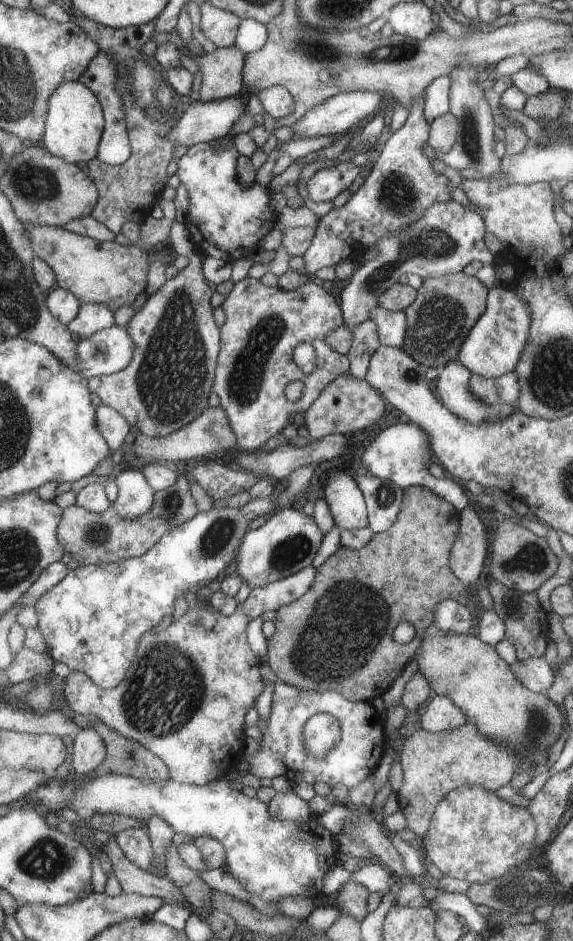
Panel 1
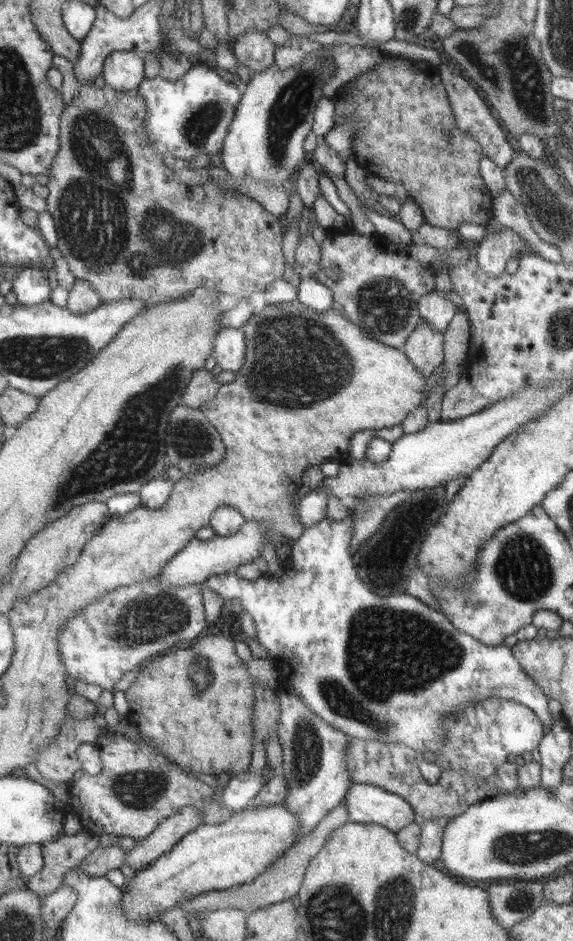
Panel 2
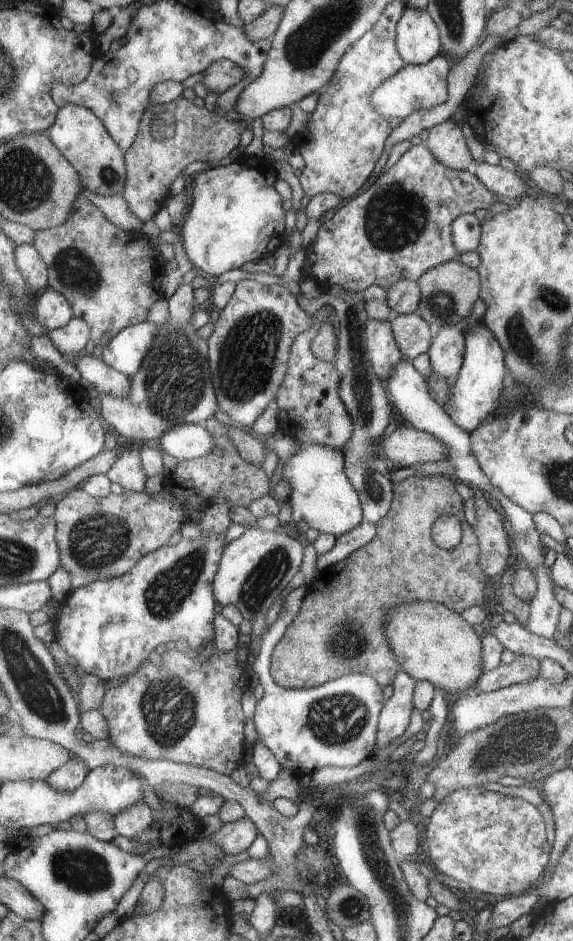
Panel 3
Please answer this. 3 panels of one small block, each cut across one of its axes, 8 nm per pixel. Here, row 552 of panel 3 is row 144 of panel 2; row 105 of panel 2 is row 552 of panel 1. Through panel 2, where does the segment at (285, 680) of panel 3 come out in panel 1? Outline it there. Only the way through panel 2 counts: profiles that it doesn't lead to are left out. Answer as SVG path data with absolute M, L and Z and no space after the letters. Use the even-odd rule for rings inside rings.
M412 486L404 489L404 500L401 504L400 516L394 521L388 530L381 533L375 533L372 540L363 546L360 550L348 549L340 547L324 564L316 567L317 574L314 584L310 586L310 590L303 594L296 602L283 606L277 610L277 617L274 620L277 627L276 633L272 638L268 639L268 664L277 676L277 681L289 683L298 687L300 690L310 690L318 692L340 692L346 698L358 701L369 701L382 694L390 688L390 685L401 676L405 666L417 656L417 650L421 648L422 638L426 636L428 630L432 627L434 618L437 617L437 606L446 599L454 599L460 604L466 604L468 600L468 590L464 596L464 584L461 579L453 573L451 563L449 562L453 546L460 536L460 520L461 514L453 503L446 502L438 494L426 487ZM400 622L410 622L415 626L415 637L411 642L400 644L392 638L392 632Z

